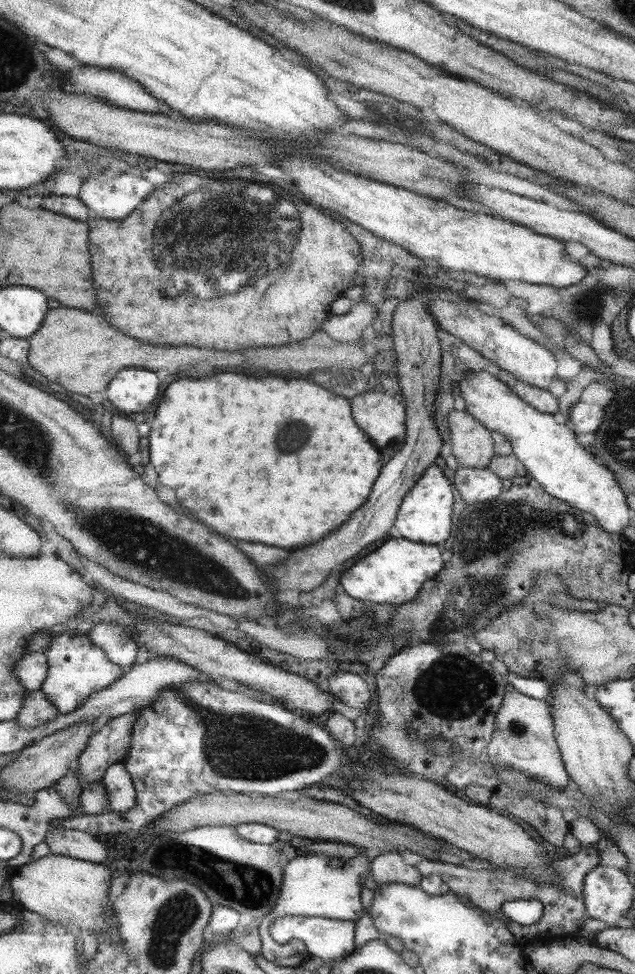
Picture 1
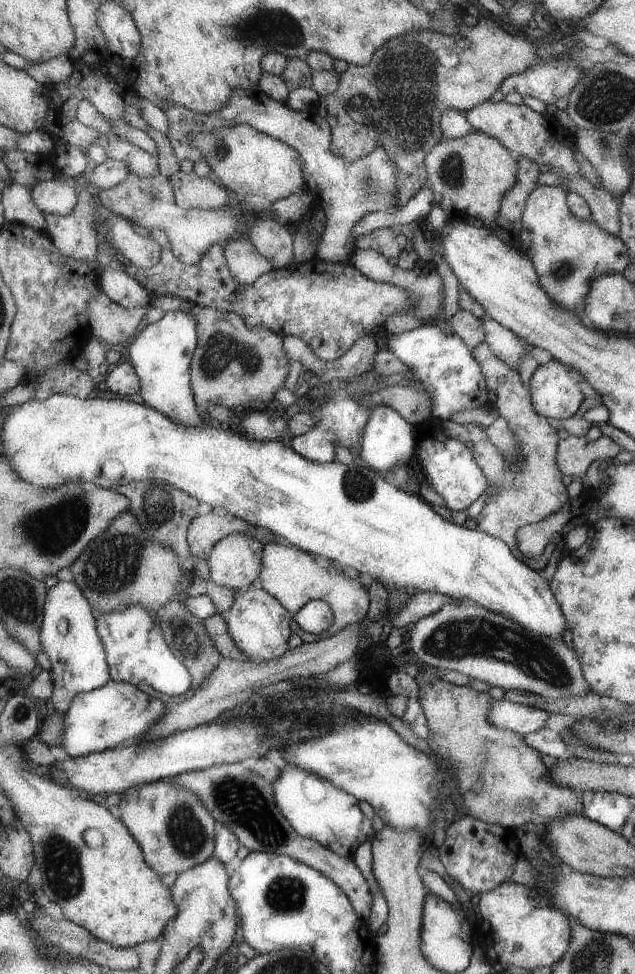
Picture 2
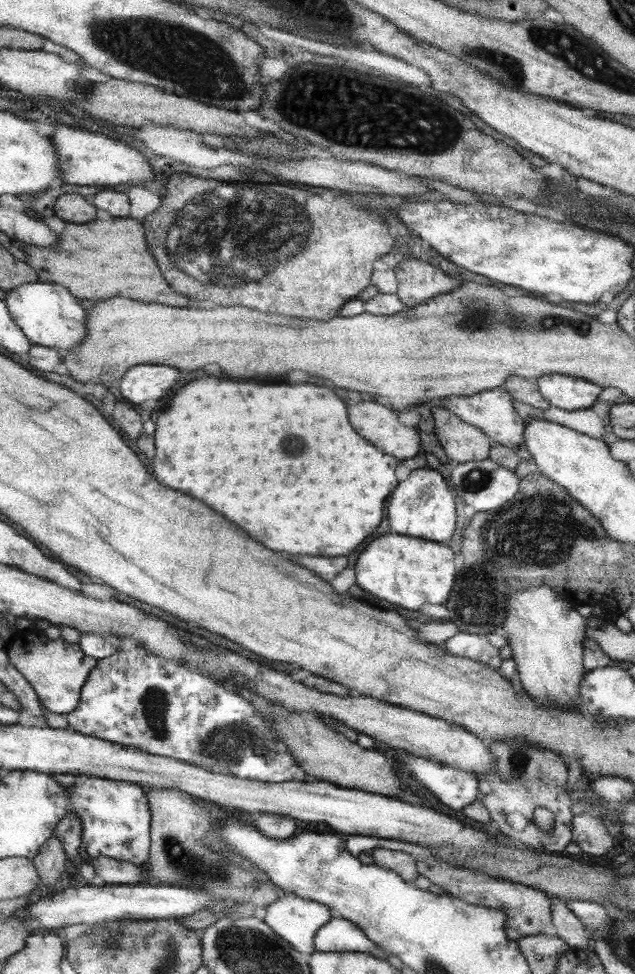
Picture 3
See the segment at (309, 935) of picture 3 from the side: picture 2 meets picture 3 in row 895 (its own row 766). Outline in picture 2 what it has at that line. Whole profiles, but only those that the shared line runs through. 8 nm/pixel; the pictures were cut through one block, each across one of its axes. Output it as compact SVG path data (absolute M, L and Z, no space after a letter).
M286 764L272 783L272 790L276 806L297 834L302 838L313 839L329 851L338 852L347 860L352 860L356 849L363 842L372 841L375 836L372 820L363 816L358 801L339 787L332 786L327 779Z

